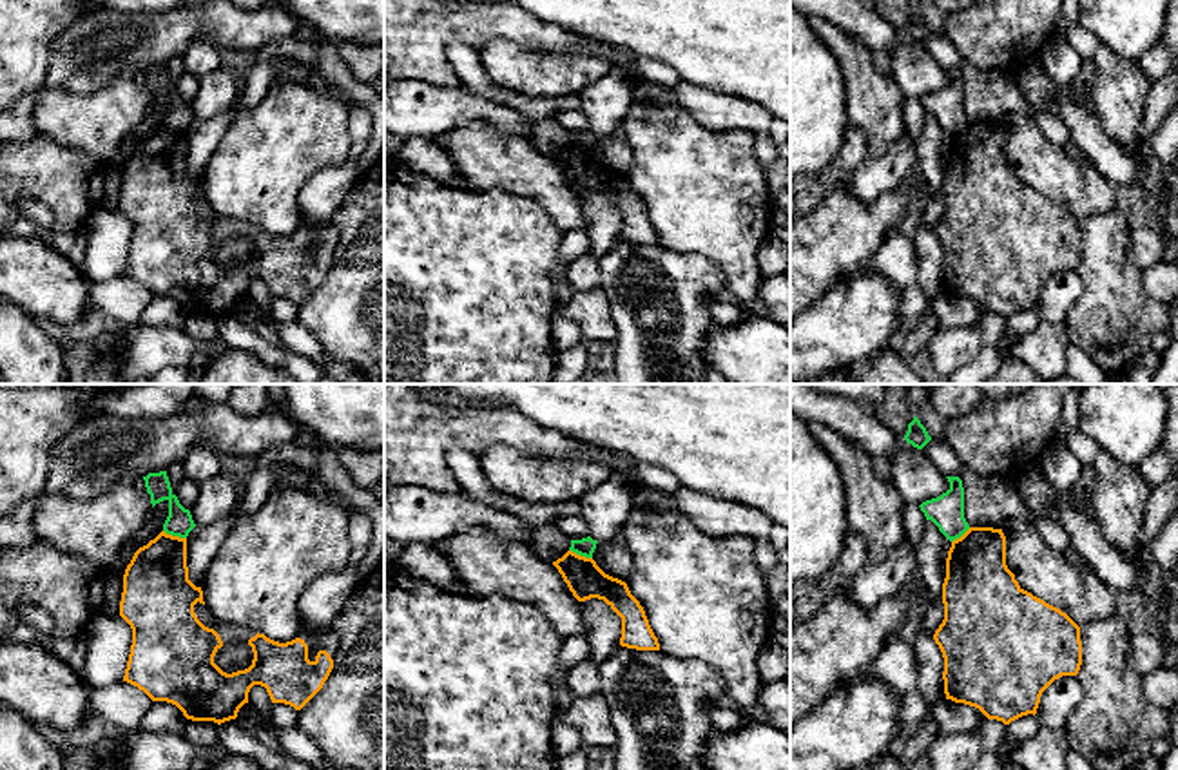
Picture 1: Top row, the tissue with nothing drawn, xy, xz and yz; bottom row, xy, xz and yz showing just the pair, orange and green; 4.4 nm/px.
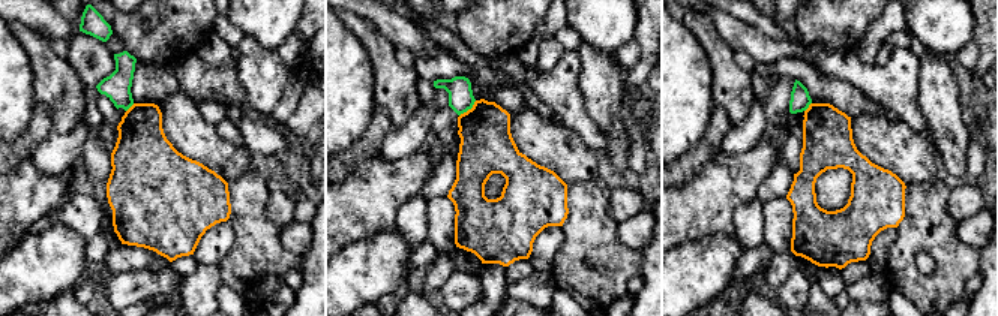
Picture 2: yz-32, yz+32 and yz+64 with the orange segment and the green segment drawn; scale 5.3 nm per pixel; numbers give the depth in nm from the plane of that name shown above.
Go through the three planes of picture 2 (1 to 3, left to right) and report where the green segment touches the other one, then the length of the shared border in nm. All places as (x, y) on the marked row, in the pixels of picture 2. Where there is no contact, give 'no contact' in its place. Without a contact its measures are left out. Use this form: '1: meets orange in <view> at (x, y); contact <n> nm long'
1: meets orange in yz-32 at (129, 108); contact 60 nm long
2: meets orange in yz+32 at (468, 110); contact 130 nm long
3: meets orange in yz+64 at (809, 107); contact 70 nm long

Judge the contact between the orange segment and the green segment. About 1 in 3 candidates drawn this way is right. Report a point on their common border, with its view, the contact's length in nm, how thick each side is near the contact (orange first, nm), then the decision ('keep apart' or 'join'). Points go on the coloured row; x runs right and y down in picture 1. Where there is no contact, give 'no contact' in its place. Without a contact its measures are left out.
xy (174, 537) | 110 nm | 300/120 nm | keep apart

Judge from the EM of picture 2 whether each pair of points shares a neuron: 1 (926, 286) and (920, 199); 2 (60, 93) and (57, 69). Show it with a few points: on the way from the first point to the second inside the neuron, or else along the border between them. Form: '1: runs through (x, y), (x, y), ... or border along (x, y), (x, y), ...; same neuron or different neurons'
1: runs through (908, 265), (908, 243), (920, 229), (920, 220); same neuron
2: runs through (59, 87), (57, 75); same neuron

